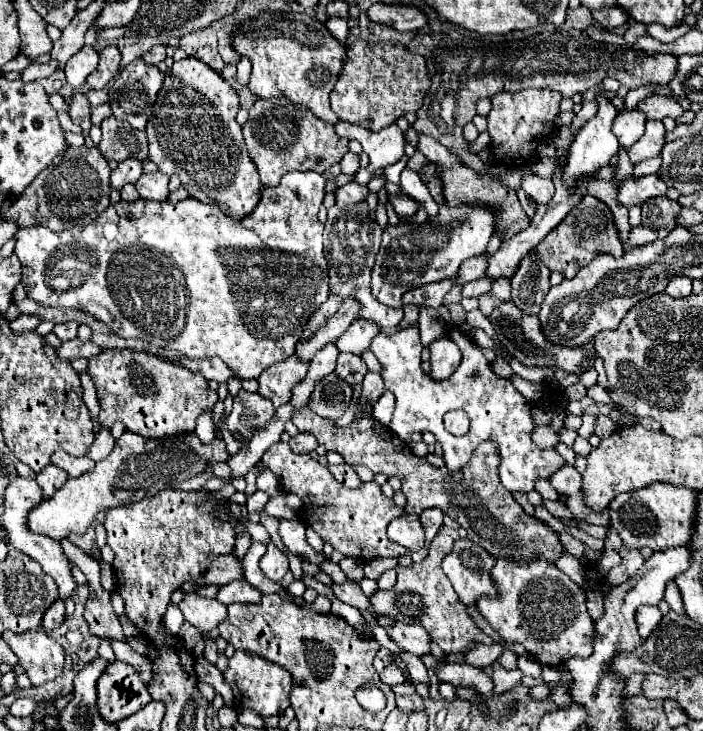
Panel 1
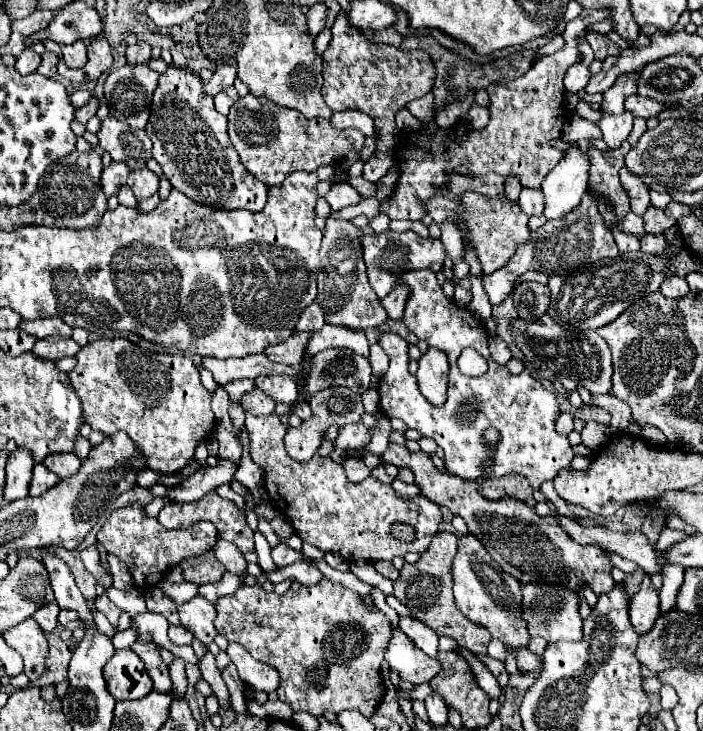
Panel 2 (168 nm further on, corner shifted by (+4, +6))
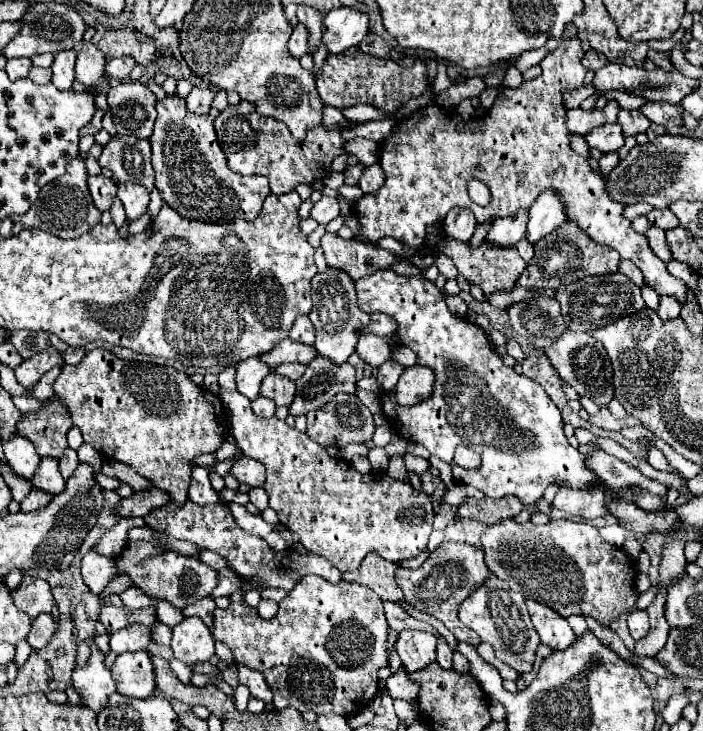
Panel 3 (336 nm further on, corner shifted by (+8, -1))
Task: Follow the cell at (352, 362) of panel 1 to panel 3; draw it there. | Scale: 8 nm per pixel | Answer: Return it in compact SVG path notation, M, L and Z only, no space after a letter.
M316 357L308 363L306 373L296 381L296 397L288 407L292 417L306 415L308 411L320 409L336 393L356 391L356 371L352 365L332 365L324 357Z

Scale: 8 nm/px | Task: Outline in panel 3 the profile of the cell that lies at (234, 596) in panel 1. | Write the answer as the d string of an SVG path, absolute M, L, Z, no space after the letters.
M206 597L206 599L200 599L198 603L186 607L182 611L182 615L184 617L200 617L206 623L206 627L212 629L212 625L214 625L214 609L216 609L214 599L212 597Z

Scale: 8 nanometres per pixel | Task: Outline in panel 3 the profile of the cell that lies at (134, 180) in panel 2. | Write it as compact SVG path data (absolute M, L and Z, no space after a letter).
M120 183L118 185L118 197L124 203L126 217L130 221L144 215L146 207L150 203L150 193L144 187L140 187L138 183Z

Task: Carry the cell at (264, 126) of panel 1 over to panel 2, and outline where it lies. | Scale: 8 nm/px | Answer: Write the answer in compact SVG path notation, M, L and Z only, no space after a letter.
M252 94L240 98L234 108L230 108L228 134L240 162L266 186L282 184L282 180L296 170L316 172L322 164L338 164L348 150L360 150L364 144L364 136L356 128L336 130L324 118L306 118L300 112Z

